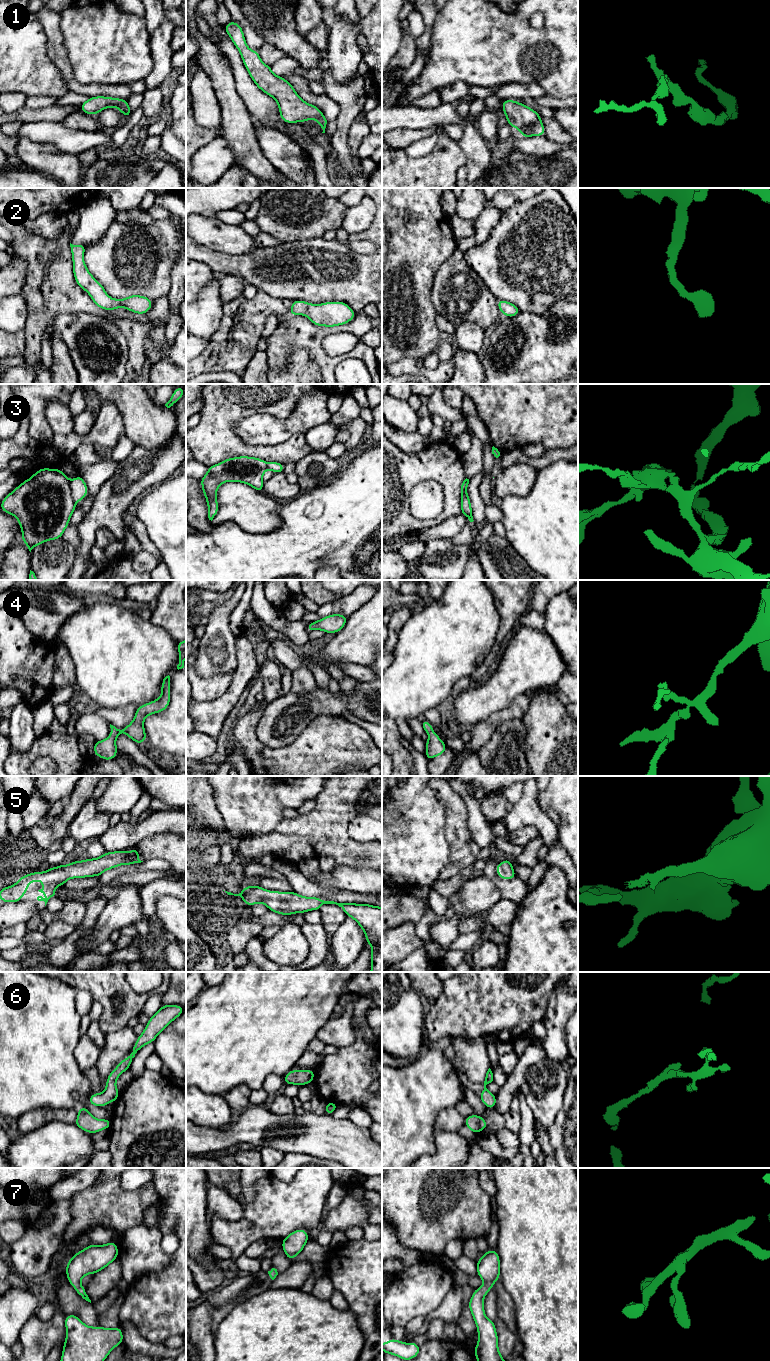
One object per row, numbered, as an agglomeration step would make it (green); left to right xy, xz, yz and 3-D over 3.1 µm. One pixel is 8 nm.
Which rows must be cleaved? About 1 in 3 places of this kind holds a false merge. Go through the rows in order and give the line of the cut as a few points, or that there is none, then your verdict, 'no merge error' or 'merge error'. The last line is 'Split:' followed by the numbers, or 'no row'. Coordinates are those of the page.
1: no cut | no merge error
2: no cut | no merge error
3: xy (69, 481), (71, 495), (75, 500) | merge error
4: no cut | no merge error
5: no cut | no merge error
6: no cut | no merge error
7: no cut | no merge error
Split: 3

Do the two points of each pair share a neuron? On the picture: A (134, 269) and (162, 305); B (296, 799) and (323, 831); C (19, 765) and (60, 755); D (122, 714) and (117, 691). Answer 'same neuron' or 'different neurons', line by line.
A: different neurons
B: different neurons
C: same neuron
D: different neurons

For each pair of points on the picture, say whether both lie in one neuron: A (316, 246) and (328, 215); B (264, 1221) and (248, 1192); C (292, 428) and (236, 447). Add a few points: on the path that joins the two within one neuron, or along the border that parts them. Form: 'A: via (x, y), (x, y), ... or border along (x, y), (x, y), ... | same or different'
A: border along (322, 236), (297, 240) | different
B: border along (263, 1178), (255, 1184), (255, 1197), (241, 1202) | different
C: border along (233, 425), (235, 433), (245, 443), (269, 446) | different

